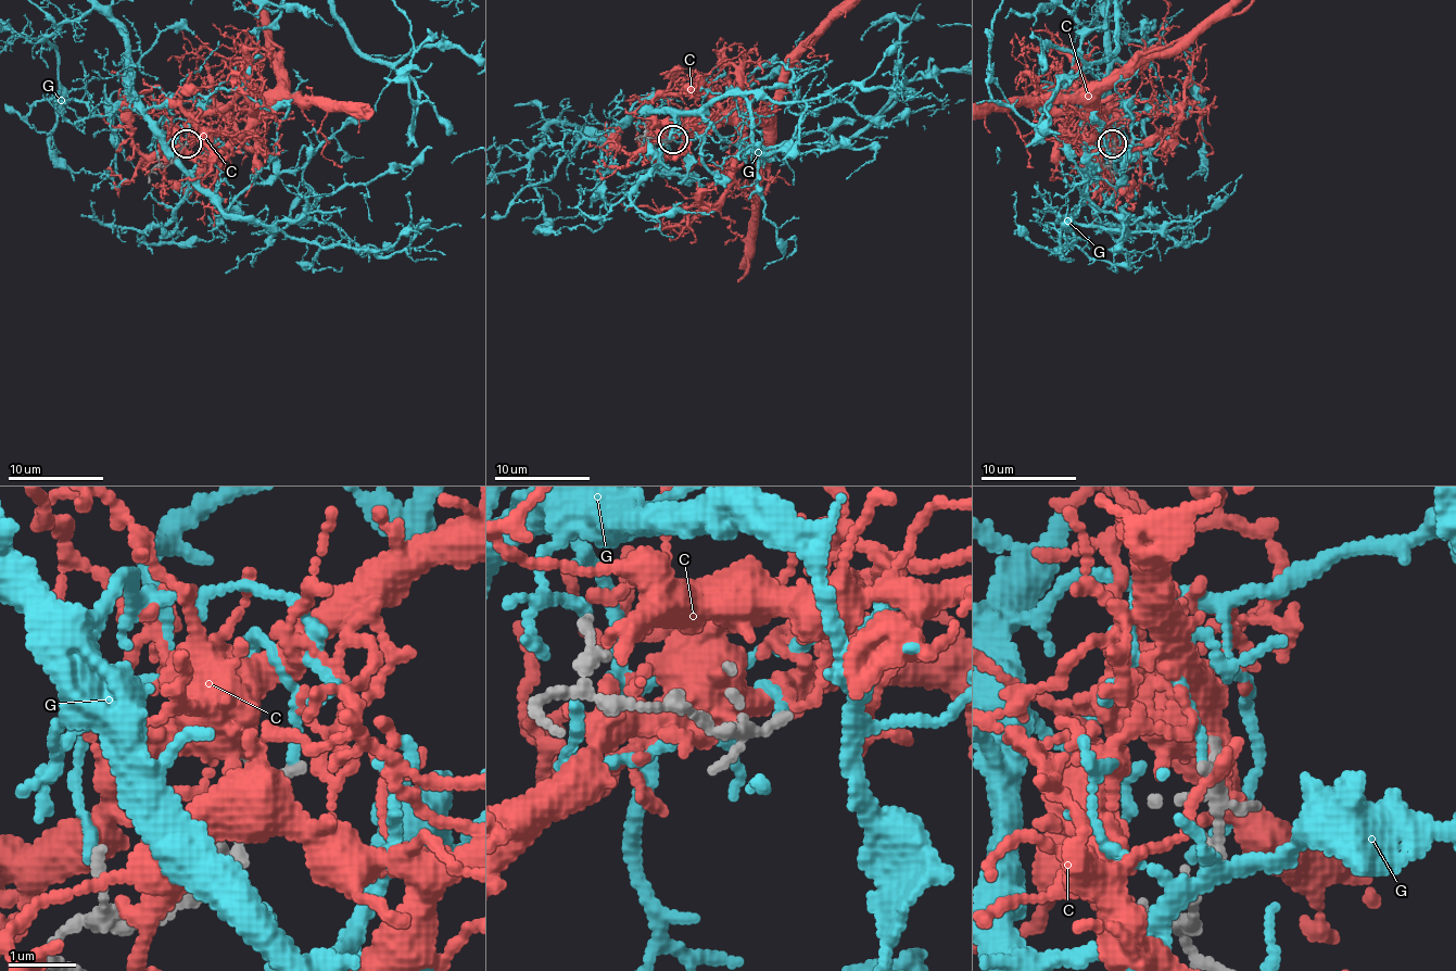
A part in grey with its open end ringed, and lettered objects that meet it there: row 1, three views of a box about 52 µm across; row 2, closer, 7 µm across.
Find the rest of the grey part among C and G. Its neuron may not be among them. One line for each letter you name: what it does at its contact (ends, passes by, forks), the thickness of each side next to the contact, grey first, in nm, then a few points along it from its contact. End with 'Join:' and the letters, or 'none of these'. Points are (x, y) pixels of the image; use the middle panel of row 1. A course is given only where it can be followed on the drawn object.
Join: none of these

